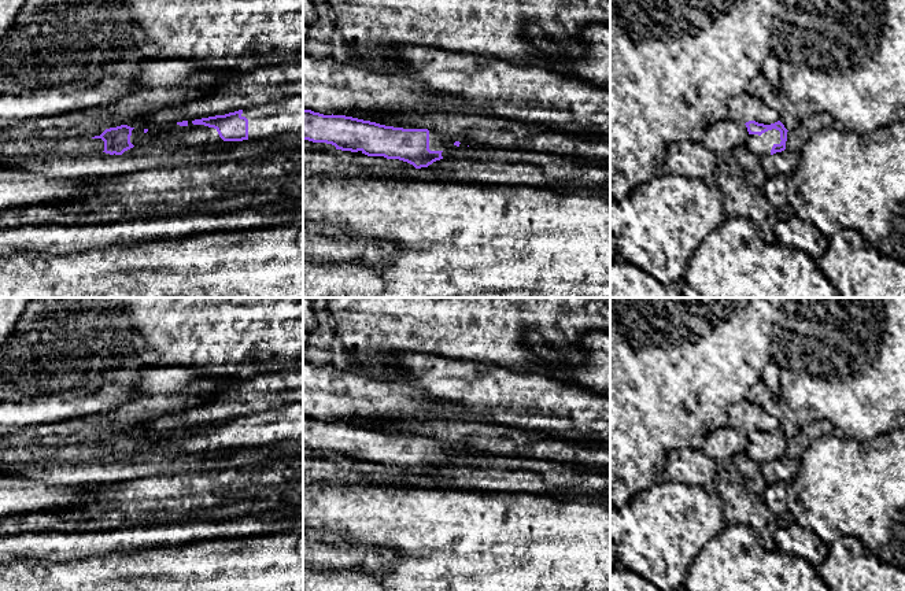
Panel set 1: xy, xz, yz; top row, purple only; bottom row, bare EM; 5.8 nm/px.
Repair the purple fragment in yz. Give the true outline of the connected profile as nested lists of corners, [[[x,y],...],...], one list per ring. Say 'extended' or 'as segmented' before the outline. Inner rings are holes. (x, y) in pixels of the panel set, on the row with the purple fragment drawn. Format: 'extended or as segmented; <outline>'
extended; [[[749,121],[745,125],[749,132],[746,145],[758,158],[768,154],[773,155],[786,149],[788,130],[780,121],[771,125]]]

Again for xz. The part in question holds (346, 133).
extended; [[[303,110],[303,140],[332,144],[341,151],[361,151],[367,156],[399,159],[415,169],[428,167],[443,158],[452,158],[459,148],[470,149],[473,145],[479,145],[468,140],[448,138],[428,129],[394,128],[346,115],[324,115],[311,110]]]

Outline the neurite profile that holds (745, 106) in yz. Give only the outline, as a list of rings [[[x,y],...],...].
[[[746,92],[735,96],[728,103],[728,118],[736,122],[756,121],[758,123],[771,125],[780,121],[780,114],[768,107],[761,99]]]

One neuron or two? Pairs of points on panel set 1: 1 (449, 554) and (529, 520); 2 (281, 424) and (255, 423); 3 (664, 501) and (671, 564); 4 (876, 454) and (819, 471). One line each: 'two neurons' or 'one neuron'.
1: one neuron
2: one neuron
3: one neuron
4: one neuron

